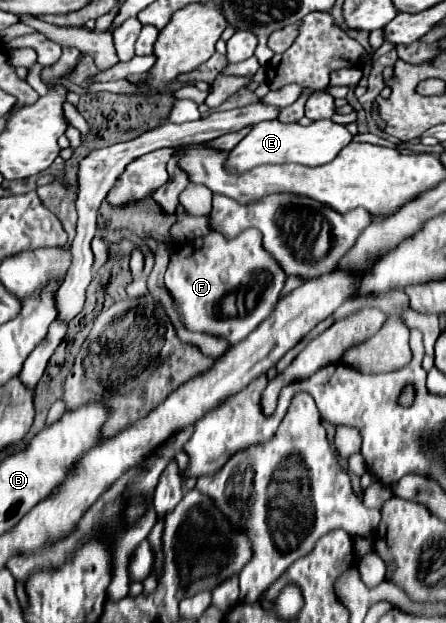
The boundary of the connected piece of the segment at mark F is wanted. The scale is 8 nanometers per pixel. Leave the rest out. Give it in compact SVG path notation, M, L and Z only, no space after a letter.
M253 228L243 230L237 238L227 240L221 234L207 234L205 238L191 240L177 246L171 252L171 262L165 272L165 286L175 302L175 310L181 316L181 324L193 332L207 332L213 336L223 336L231 344L247 338L275 308L279 292L285 284L285 272L261 246L261 234Z

